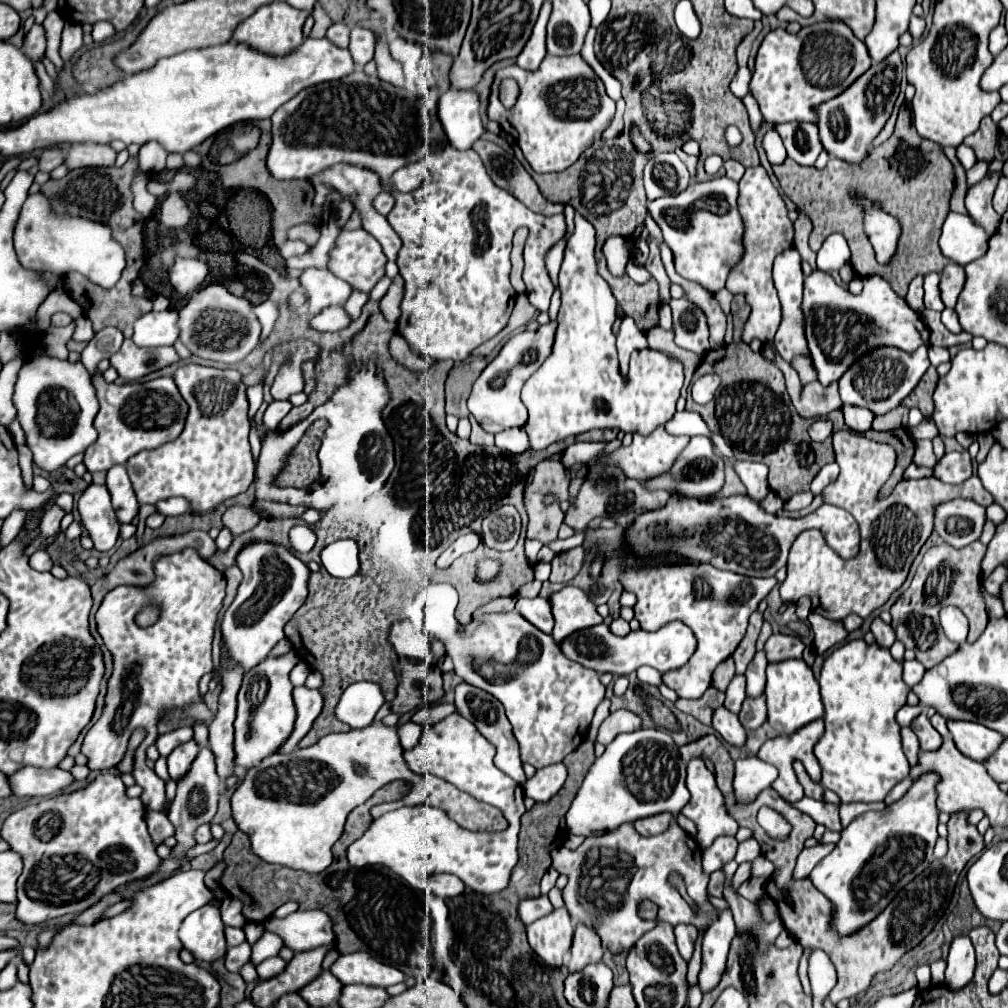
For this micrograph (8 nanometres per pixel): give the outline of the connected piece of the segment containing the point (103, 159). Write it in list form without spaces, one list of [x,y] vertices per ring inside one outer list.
[[[72,144],[66,152],[66,166],[70,170],[84,166],[114,166],[116,150],[108,144]]]

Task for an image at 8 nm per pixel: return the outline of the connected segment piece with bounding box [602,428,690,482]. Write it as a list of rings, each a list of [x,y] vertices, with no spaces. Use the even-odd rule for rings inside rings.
[[[658,428],[648,436],[634,434],[634,440],[628,448],[620,448],[604,456],[602,464],[614,464],[622,468],[626,476],[646,482],[670,472],[674,460],[678,460],[688,442],[688,436],[670,436],[664,428]]]

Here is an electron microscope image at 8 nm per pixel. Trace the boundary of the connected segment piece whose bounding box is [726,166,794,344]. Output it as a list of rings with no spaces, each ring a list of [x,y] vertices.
[[[762,166],[746,168],[740,180],[738,208],[746,224],[744,258],[730,272],[726,288],[732,294],[744,294],[746,302],[752,306],[750,318],[746,320],[742,330],[742,342],[750,344],[754,338],[758,338],[762,344],[768,344],[772,342],[780,324],[780,300],[772,280],[772,262],[780,252],[794,246],[794,222],[788,218],[786,202],[782,200],[780,192],[776,190],[776,186],[772,184],[770,176]]]

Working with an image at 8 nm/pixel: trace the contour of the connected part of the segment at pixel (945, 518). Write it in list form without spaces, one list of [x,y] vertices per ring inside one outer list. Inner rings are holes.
[[[952,500],[936,508],[934,530],[954,548],[968,546],[982,536],[986,522],[986,508],[974,500]]]

